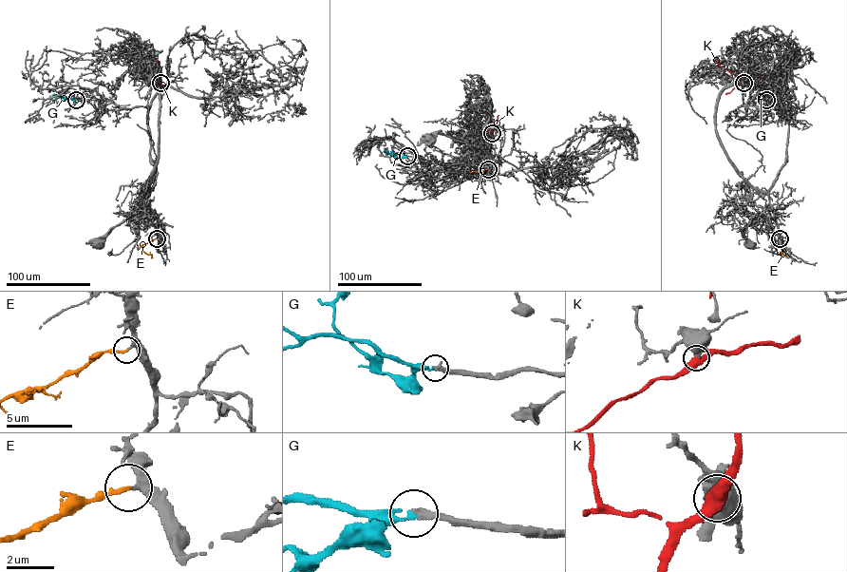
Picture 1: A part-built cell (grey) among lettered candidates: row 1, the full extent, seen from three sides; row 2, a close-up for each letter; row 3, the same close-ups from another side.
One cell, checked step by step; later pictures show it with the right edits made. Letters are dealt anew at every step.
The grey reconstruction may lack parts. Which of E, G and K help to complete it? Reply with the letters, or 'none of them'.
E, G

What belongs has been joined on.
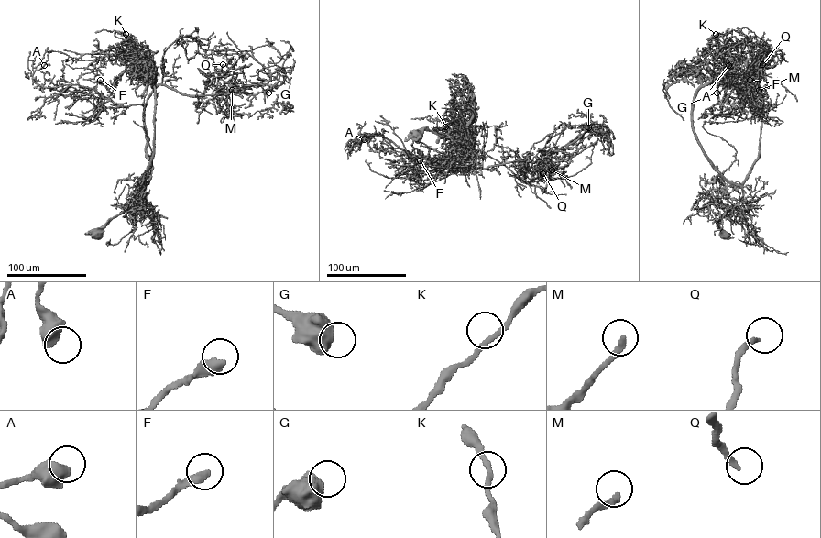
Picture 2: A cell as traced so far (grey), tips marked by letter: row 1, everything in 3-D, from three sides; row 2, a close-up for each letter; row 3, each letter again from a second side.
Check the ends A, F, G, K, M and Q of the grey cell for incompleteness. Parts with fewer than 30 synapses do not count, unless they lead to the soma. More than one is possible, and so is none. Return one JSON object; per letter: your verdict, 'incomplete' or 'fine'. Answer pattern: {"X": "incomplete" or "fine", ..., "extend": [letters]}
{"A": "fine", "F": "incomplete", "G": "fine", "K": "fine", "M": "fine", "Q": "incomplete", "extend": ["F", "Q"]}

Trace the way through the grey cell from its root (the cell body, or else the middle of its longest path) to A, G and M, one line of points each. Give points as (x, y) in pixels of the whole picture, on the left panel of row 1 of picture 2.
A: (97, 236), (135, 203), (149, 178), (144, 107), (117, 106), (78, 84), (39, 86), (32, 75), (44, 65)
G: (97, 236), (135, 203), (149, 178), (144, 108), (158, 84), (191, 95), (214, 95), (251, 84), (268, 93)
M: (97, 236), (135, 203), (149, 178), (144, 122), (149, 93), (158, 84), (213, 97), (232, 90)

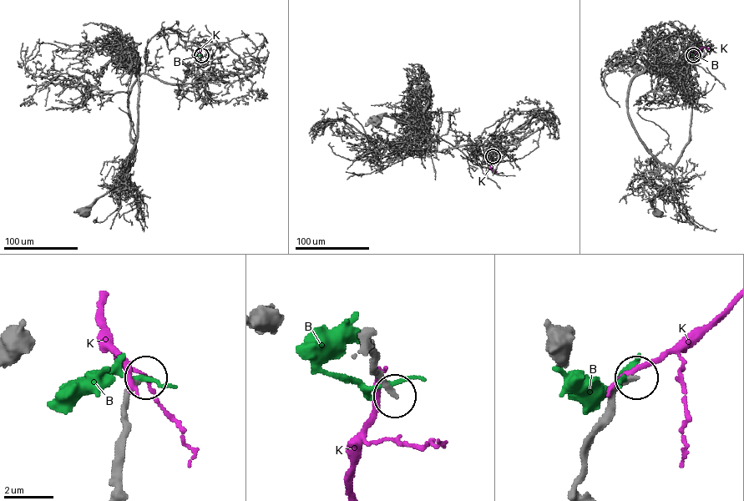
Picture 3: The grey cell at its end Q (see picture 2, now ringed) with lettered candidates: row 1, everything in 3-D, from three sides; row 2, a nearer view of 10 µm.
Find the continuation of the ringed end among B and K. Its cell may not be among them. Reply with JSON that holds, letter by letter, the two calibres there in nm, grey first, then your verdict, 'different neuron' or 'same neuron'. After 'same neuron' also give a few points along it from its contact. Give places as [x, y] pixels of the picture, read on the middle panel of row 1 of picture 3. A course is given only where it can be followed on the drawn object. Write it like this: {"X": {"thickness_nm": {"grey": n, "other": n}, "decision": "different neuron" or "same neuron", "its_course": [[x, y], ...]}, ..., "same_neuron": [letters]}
{"B": {"thickness_nm": {"grey": 300, "other": 130}, "decision": "different neuron"}, "K": {"thickness_nm": {"grey": 340, "other": 260}, "decision": "different neuron"}, "same_neuron": []}

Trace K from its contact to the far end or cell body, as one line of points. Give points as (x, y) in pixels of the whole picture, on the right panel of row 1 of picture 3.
K: (693, 55), (701, 48), (708, 48)

